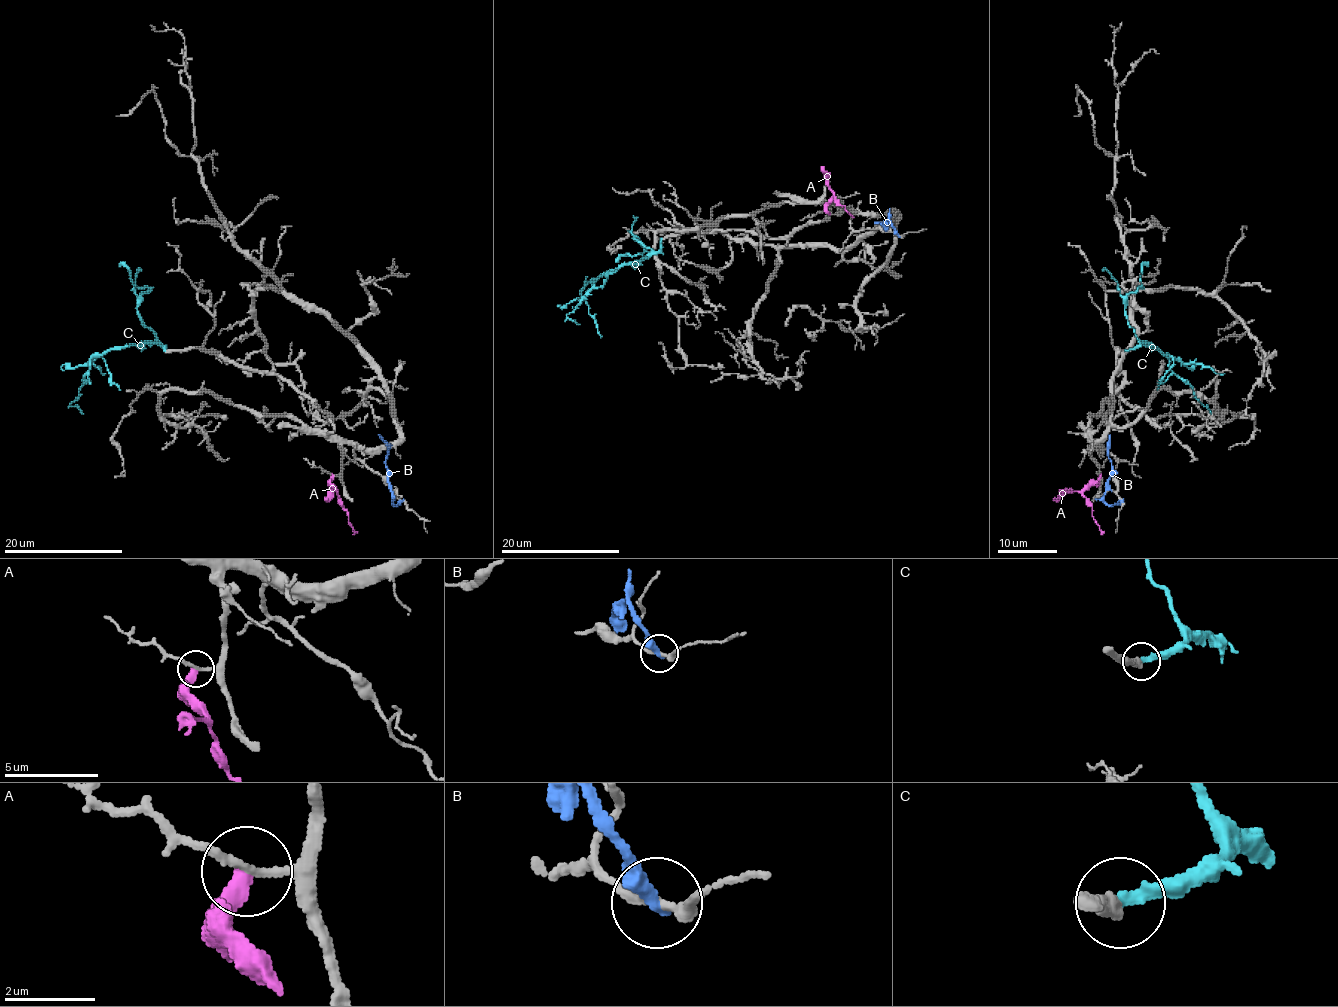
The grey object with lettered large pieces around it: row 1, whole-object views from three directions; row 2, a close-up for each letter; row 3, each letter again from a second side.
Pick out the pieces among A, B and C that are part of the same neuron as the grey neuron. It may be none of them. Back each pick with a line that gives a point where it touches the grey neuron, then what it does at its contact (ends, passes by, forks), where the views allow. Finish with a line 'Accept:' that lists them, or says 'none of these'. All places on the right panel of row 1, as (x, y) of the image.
C: contact (1126, 351); it ends
Accept: C

